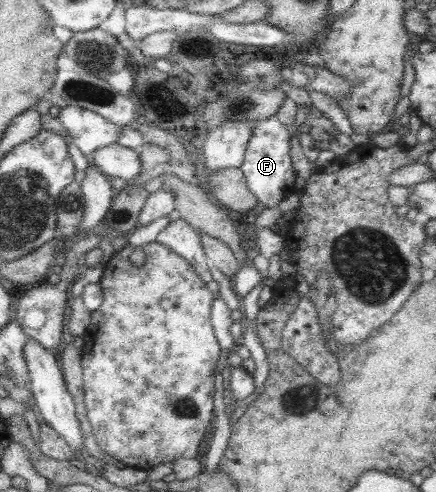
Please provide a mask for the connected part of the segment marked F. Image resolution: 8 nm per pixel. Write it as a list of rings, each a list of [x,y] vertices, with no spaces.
[[[274,116],[267,120],[255,121],[253,134],[246,144],[244,161],[240,169],[246,178],[248,189],[255,195],[259,205],[265,206],[267,209],[277,208],[283,199],[298,191],[290,141],[289,130]]]

